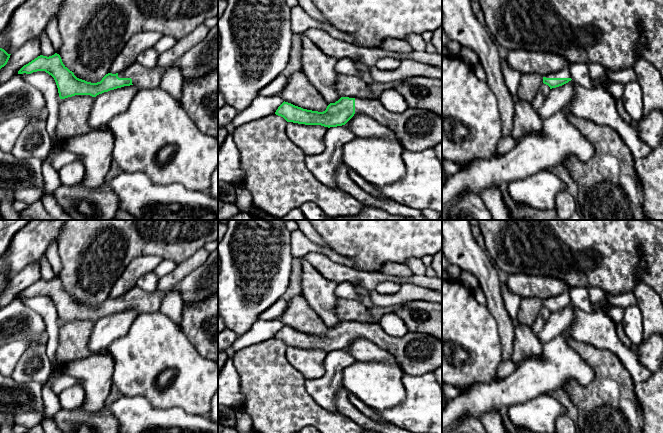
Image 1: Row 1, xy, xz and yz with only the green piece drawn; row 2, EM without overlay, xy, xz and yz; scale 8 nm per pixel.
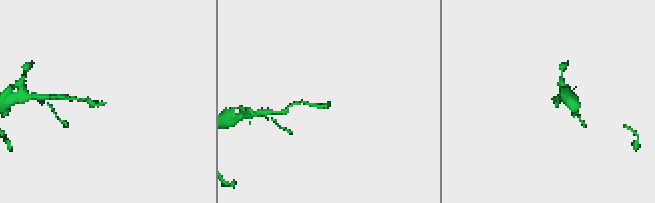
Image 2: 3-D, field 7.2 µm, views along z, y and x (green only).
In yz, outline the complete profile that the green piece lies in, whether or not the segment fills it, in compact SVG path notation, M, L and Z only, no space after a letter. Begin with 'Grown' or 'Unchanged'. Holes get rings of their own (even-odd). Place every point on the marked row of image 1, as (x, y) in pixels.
Grown. M569 67L547 74L543 77L543 83L548 85L550 89L562 86L571 80Z

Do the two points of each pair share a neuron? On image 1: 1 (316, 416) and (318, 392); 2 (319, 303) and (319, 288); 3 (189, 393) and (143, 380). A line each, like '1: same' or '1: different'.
1: different
2: same
3: same

